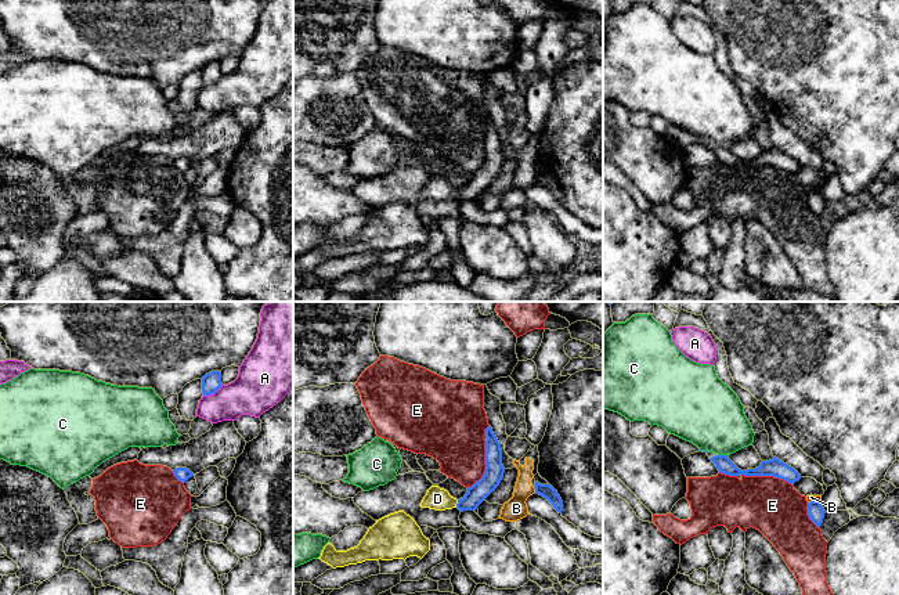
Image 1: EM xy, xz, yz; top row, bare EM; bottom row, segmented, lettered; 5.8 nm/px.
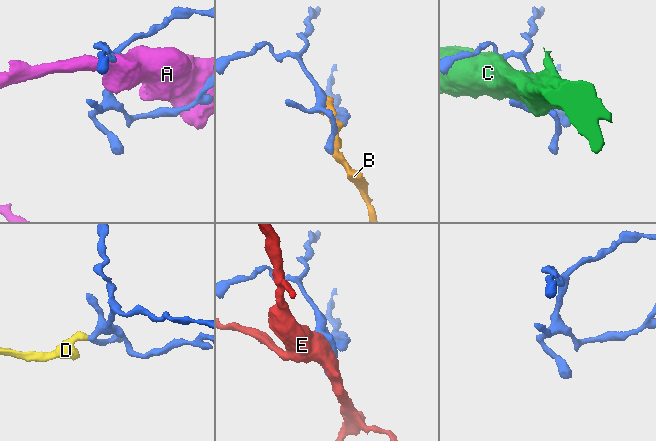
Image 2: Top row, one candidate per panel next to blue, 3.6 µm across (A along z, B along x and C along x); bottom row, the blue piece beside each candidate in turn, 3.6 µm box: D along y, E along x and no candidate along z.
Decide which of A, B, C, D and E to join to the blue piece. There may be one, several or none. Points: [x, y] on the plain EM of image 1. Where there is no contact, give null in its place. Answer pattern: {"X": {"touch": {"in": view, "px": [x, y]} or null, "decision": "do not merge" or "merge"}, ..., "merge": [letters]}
{"A": {"touch": {"in": "xy", "px": [213, 83]}, "decision": "do not merge"}, "B": {"touch": {"in": "xz", "px": [535, 180]}, "decision": "do not merge"}, "C": {"touch": {"in": "yz", "px": [722, 145]}, "decision": "do not merge"}, "D": {"touch": {"in": "xz", "px": [457, 194]}, "decision": "merge"}, "E": {"touch": {"in": "xz", "px": [486, 154]}, "decision": "do not merge"}, "merge": ["D"]}

